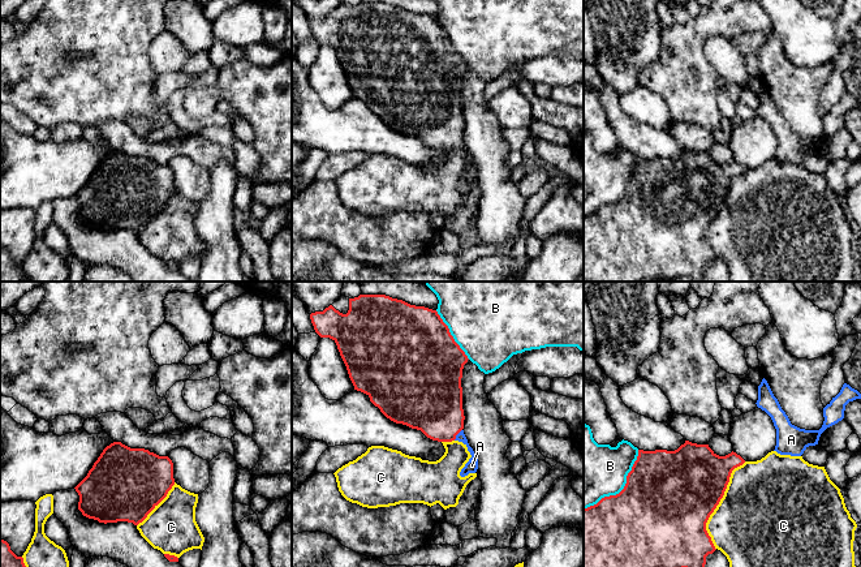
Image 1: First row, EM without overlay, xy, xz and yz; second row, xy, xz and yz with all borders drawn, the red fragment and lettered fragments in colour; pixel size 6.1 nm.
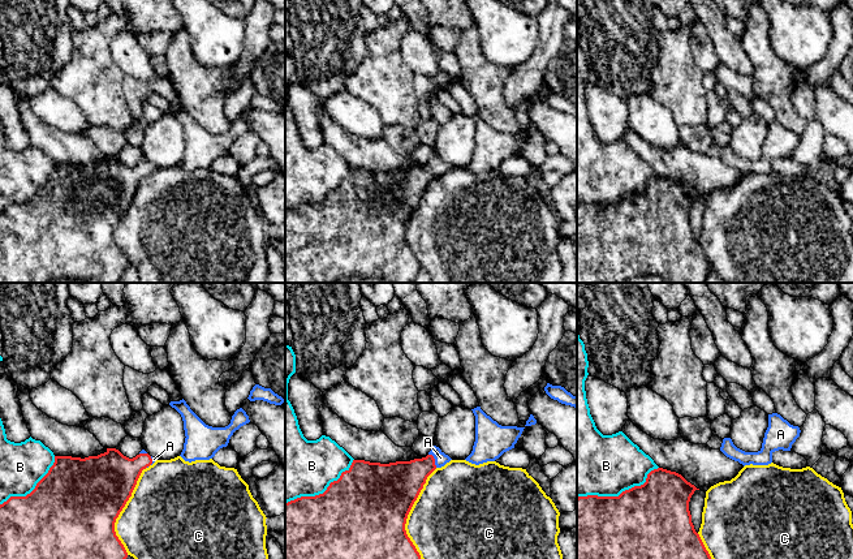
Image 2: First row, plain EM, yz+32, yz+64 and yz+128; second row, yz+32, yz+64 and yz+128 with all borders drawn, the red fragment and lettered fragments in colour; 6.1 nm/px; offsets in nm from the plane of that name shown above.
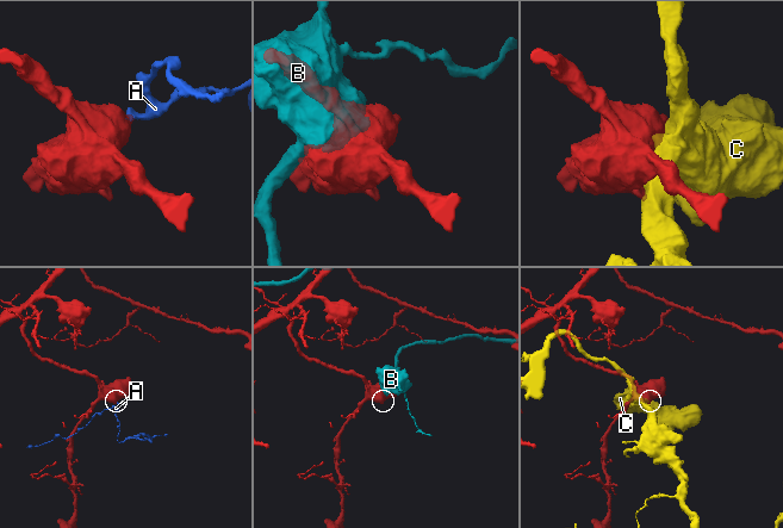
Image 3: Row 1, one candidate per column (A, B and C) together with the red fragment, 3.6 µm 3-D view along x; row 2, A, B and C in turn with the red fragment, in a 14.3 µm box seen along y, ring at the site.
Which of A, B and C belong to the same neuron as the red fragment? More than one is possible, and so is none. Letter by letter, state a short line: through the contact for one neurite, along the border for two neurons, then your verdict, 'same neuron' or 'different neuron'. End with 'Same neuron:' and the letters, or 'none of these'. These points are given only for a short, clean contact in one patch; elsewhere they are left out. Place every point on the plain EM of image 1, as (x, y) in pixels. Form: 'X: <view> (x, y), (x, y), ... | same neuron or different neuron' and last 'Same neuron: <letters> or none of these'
A: xz (431, 110), (457, 141), (472, 160), (472, 174) | same neuron
B: different neuron
C: different neuron
Same neuron: A

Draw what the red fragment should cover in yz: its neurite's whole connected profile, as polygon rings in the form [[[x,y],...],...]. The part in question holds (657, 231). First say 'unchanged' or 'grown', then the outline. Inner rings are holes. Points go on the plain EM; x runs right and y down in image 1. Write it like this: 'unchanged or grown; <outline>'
unchanged; [[[689,149],[675,159],[638,158],[624,197],[584,216],[584,282],[671,280],[683,276],[702,282],[706,265],[716,258],[706,239],[706,231],[724,203],[732,179],[744,171],[733,159],[719,164],[709,153]]]

